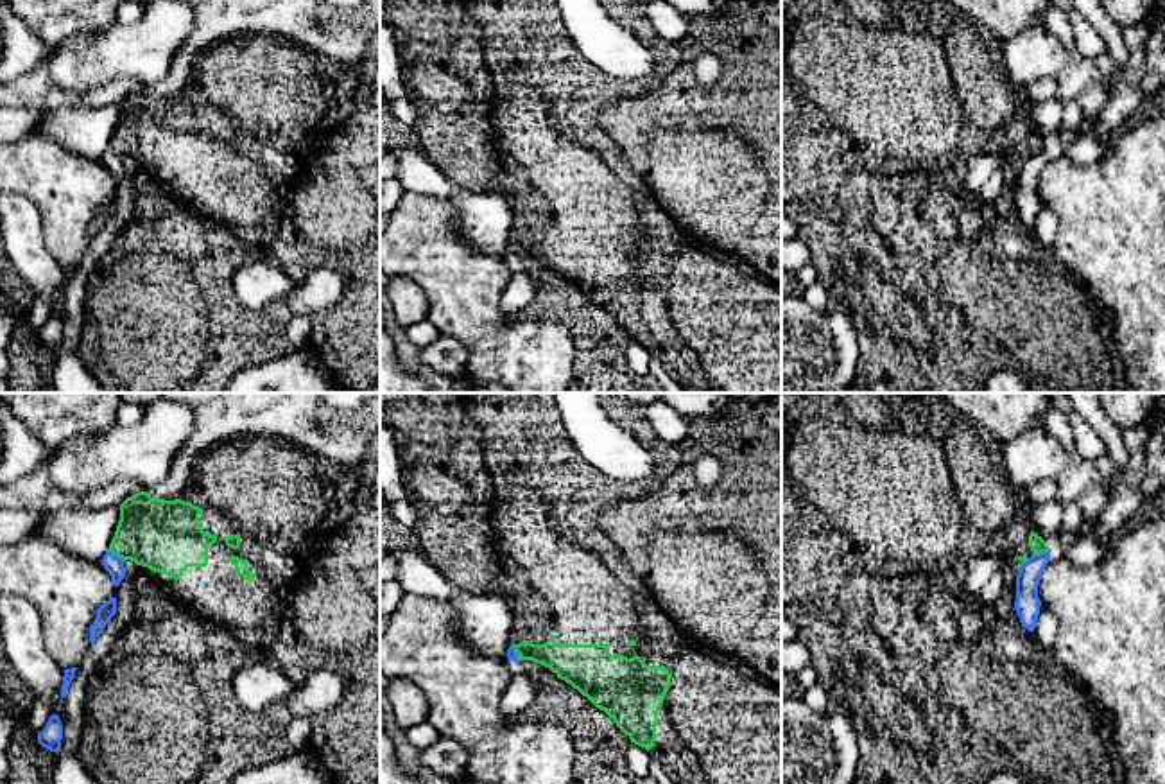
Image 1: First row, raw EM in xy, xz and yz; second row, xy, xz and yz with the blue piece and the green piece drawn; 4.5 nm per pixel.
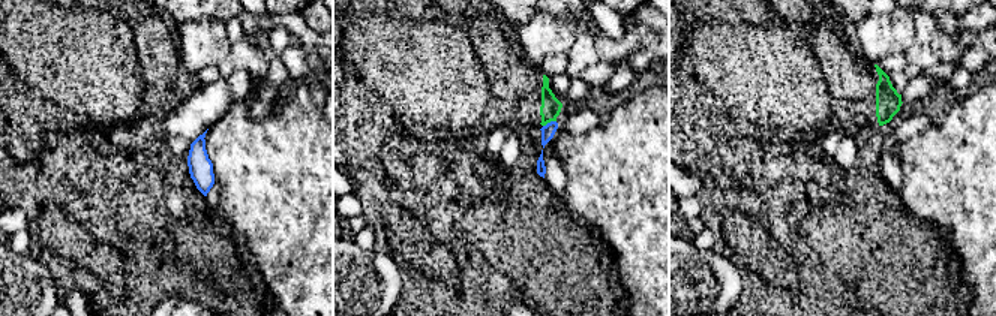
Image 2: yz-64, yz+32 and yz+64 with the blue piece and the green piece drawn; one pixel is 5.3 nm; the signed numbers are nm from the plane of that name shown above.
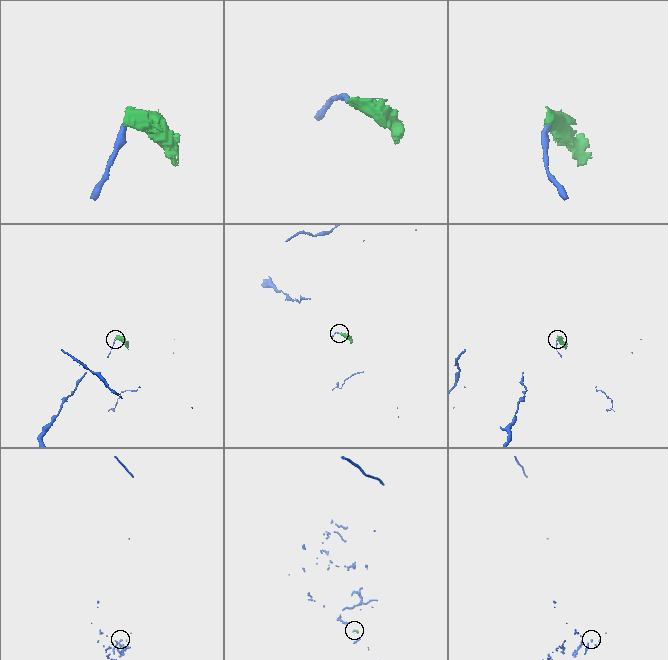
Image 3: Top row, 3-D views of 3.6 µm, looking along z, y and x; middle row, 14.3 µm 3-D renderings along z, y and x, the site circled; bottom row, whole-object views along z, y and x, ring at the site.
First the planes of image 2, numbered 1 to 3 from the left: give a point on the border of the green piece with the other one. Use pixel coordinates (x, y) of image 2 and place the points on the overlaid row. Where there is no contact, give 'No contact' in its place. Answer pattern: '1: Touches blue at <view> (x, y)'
1: No contact
2: Touches blue at yz+32 (551, 122)
3: No contact

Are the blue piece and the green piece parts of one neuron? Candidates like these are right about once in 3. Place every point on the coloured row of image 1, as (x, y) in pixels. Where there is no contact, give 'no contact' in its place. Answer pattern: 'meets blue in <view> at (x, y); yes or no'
meets blue in yz at (1040, 553); no

